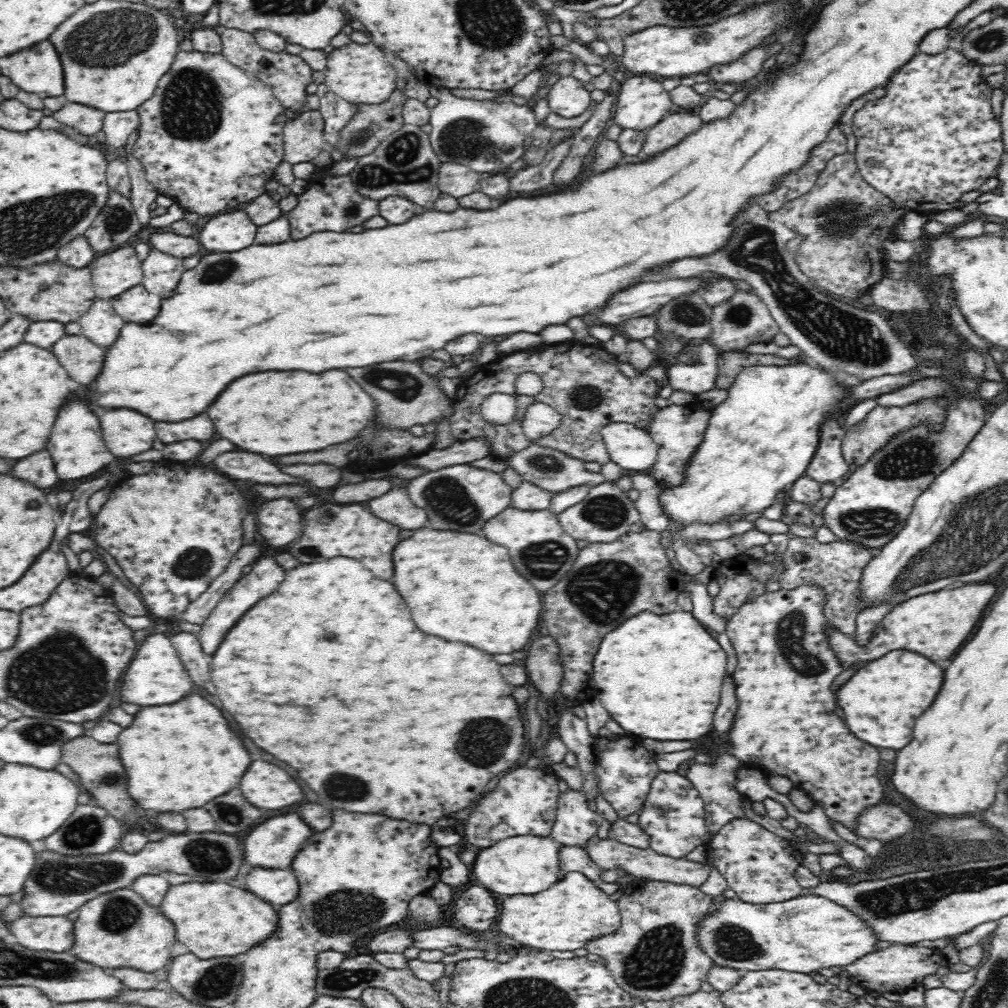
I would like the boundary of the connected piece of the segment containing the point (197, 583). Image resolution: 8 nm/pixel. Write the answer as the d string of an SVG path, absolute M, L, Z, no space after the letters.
M158 462L156 468L150 474L126 478L114 492L110 493L110 498L102 506L102 510L93 516L94 524L96 524L94 540L98 543L98 546L102 546L105 556L116 572L118 572L118 575L141 597L148 612L155 614L156 617L172 620L181 613L184 613L191 602L194 602L203 592L206 592L214 580L232 562L233 556L242 546L242 520L246 518L246 514L248 514L248 504L246 504L246 498L244 498L242 490L232 480L228 480L226 476L214 472L212 468L202 468L202 466L200 468L182 468L176 462Z

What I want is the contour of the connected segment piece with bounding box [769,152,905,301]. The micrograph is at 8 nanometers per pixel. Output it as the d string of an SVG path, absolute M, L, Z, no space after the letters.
M855 154L834 156L826 162L824 171L806 195L790 200L782 209L769 213L769 219L784 223L796 235L802 236L798 248L792 252L799 270L825 293L850 301L864 292L869 292L873 284L884 278L887 258L882 251L882 240L892 239L892 226L904 214L890 198L875 190L859 174Z

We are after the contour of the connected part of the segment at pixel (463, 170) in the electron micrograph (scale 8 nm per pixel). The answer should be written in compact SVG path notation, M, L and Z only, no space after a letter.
M442 163L437 187L441 193L460 198L460 196L481 191L480 176L480 173L470 169L467 165Z

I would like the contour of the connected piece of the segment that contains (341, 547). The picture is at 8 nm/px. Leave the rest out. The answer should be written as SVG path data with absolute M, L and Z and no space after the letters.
M326 504L320 508L314 508L304 514L304 528L302 536L288 546L288 550L300 558L300 562L310 564L322 558L334 558L334 556L348 556L360 560L368 570L374 572L376 578L390 580L394 574L392 564L392 552L396 544L400 542L400 528L394 524L386 524L384 520L378 520L372 512L368 512L360 504Z

